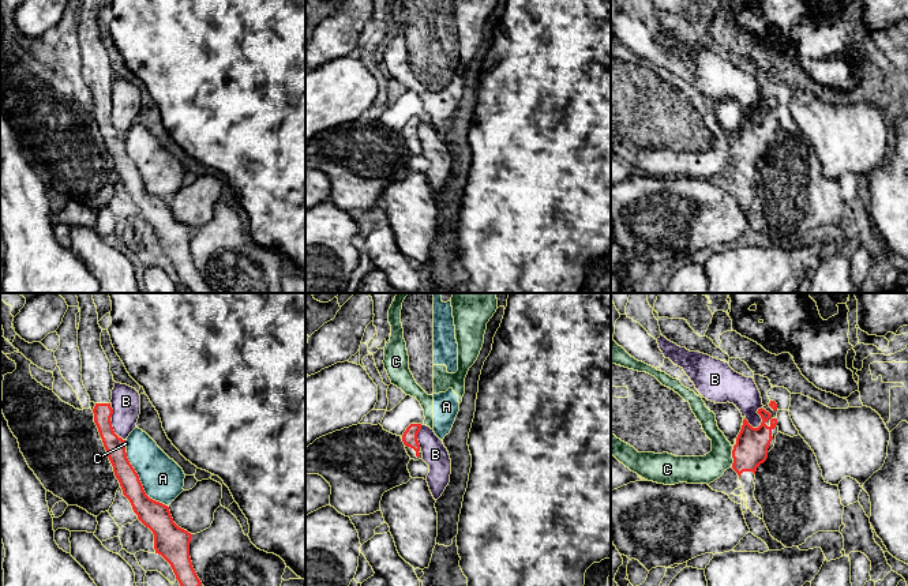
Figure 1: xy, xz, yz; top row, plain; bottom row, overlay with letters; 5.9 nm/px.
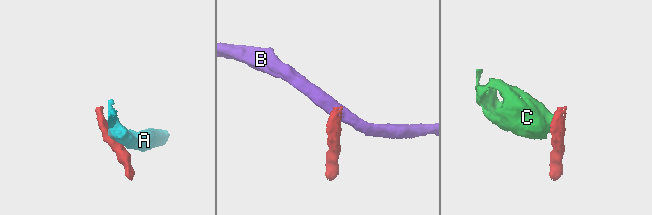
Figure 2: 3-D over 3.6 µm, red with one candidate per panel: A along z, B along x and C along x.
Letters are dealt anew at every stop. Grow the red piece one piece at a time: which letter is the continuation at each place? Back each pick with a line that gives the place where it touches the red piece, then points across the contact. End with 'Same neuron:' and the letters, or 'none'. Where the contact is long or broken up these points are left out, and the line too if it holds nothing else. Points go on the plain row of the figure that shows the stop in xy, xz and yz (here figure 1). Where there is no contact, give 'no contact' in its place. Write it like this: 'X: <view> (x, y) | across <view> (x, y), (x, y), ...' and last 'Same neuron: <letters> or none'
Same neuron: none

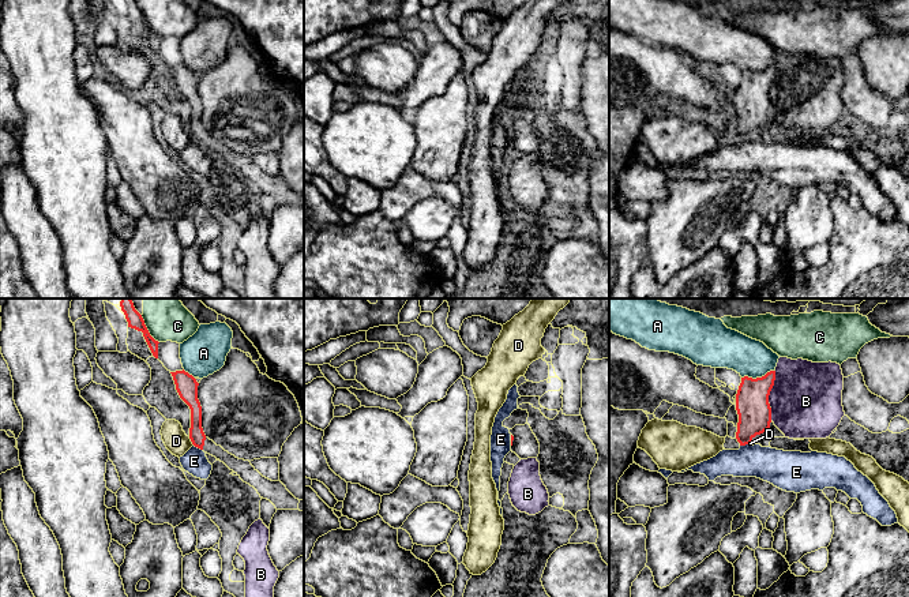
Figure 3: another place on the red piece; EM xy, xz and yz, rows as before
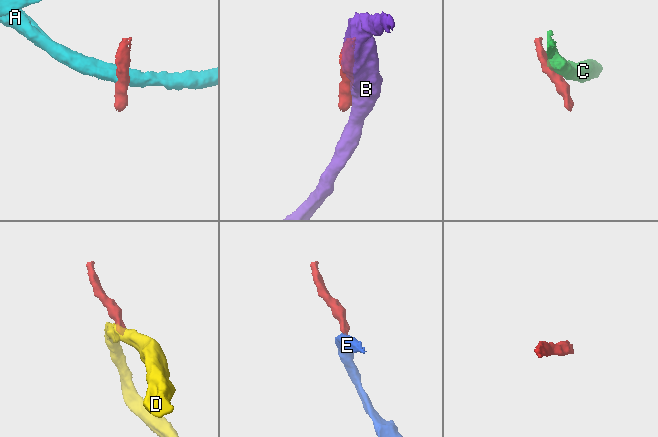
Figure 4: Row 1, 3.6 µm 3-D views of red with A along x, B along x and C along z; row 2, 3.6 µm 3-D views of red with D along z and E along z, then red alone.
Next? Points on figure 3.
Same neuron: none

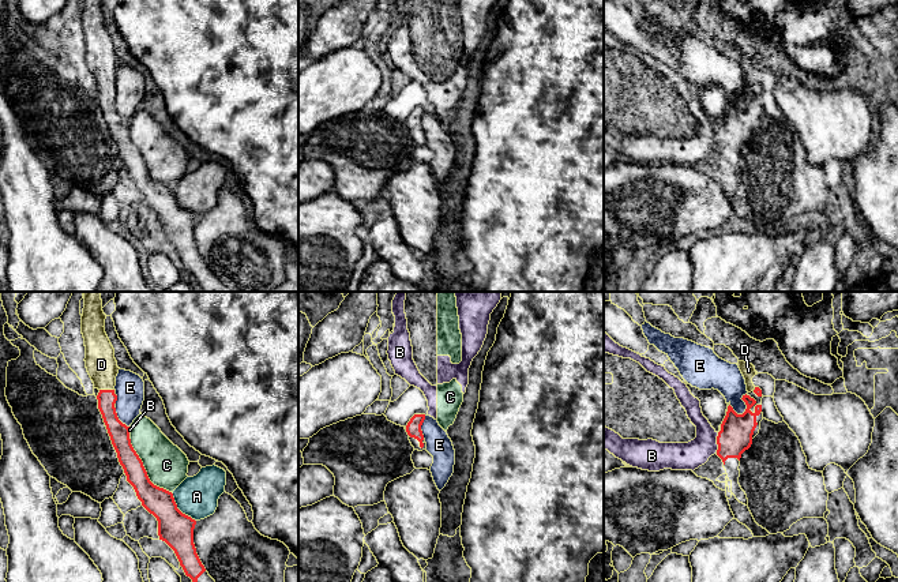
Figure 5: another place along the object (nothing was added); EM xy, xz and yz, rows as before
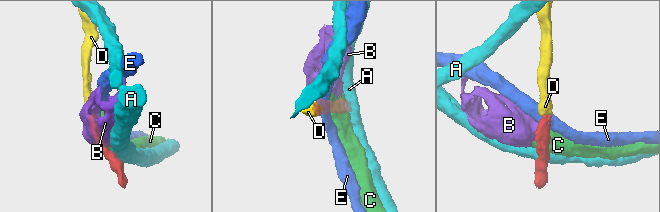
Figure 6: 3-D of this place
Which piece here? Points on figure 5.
D: xy (106, 85) | across xy (117, 126), (106, 102), (106, 85), (101, 59)
Same neuron: D

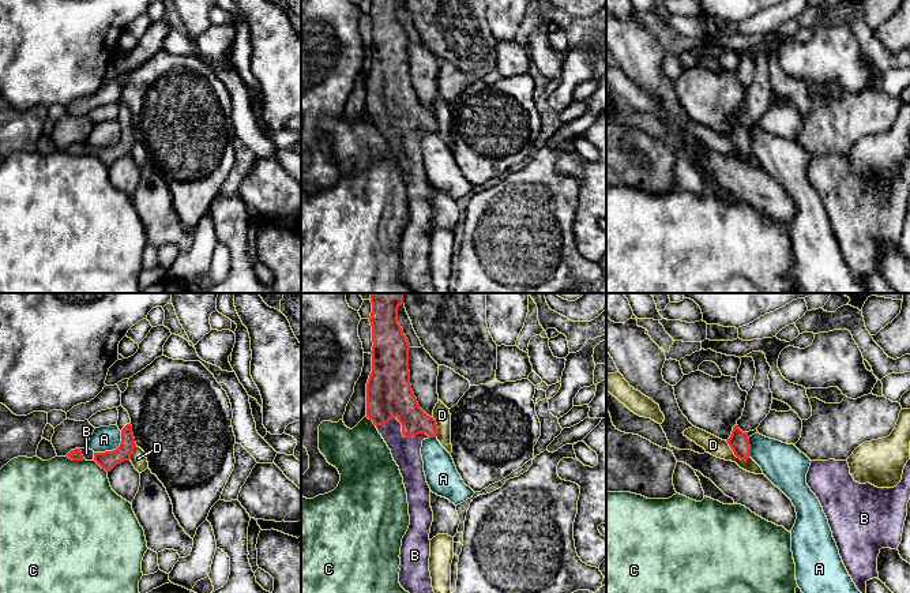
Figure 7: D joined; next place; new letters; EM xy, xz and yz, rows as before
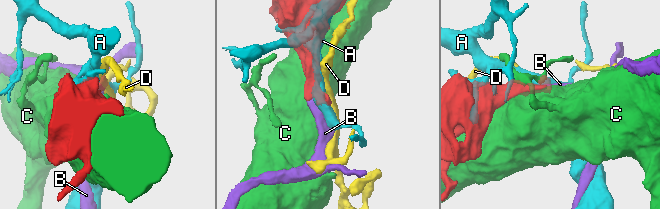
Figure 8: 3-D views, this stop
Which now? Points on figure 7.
B: xz (402, 124) | across xz (388, 86), (402, 124), (406, 146)
Same neuron: B

